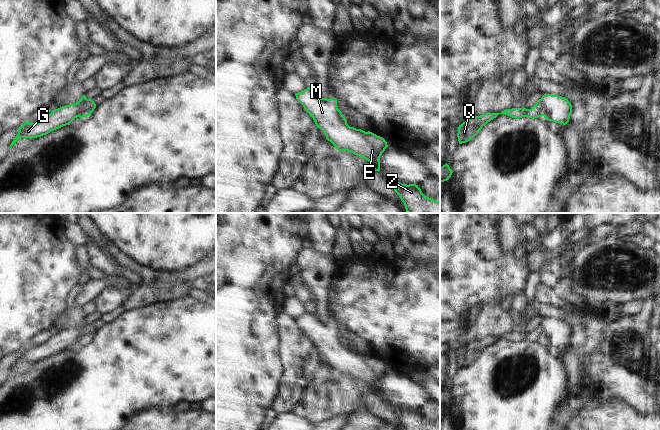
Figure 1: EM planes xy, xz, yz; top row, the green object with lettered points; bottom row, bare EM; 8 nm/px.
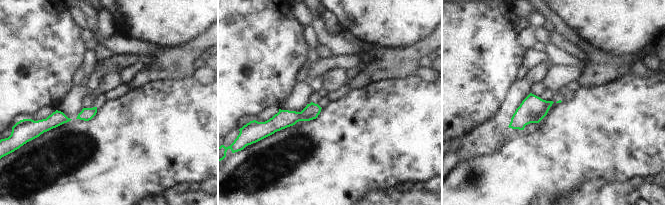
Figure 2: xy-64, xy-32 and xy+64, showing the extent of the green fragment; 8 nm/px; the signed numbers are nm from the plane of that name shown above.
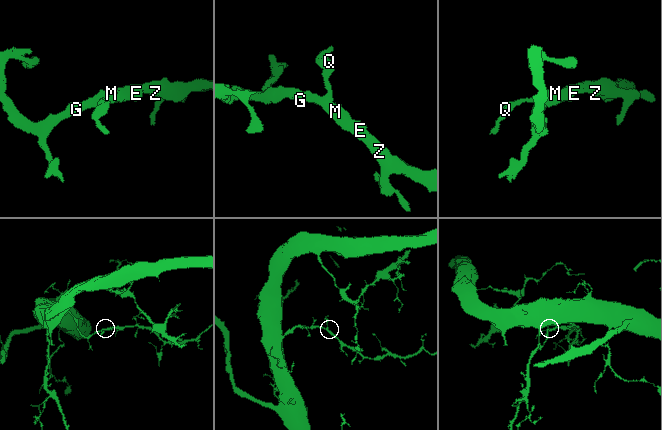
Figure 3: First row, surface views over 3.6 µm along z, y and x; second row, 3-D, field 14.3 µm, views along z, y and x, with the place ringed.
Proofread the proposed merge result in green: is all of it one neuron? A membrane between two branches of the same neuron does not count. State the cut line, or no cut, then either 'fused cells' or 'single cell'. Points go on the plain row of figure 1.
no cut | single cell

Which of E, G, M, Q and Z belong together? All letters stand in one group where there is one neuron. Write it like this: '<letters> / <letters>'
E G M Q Z

